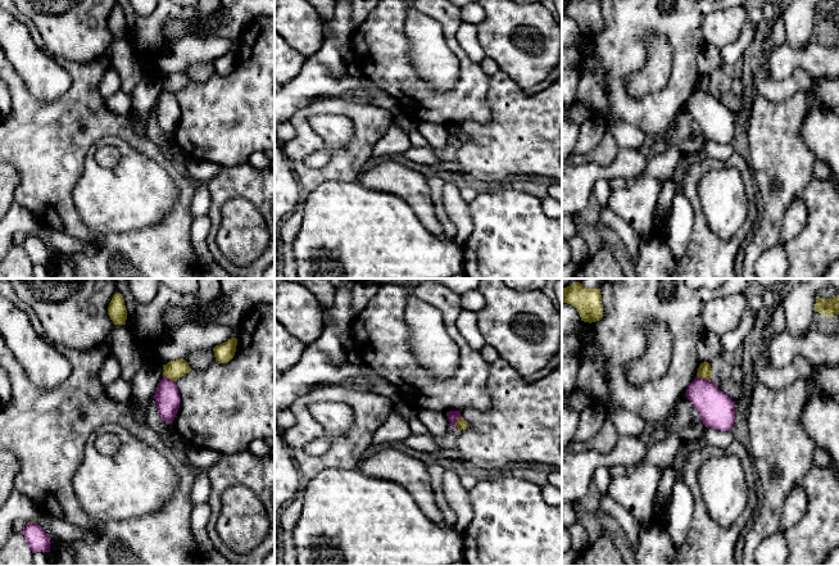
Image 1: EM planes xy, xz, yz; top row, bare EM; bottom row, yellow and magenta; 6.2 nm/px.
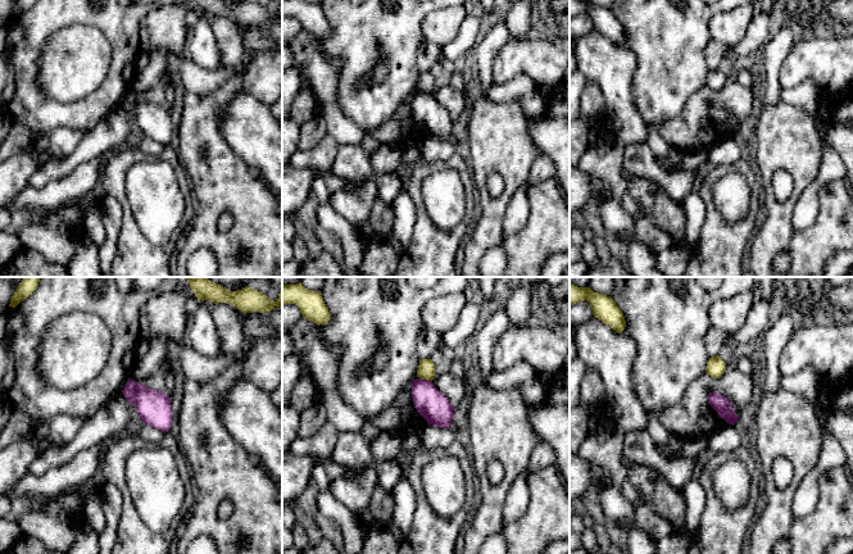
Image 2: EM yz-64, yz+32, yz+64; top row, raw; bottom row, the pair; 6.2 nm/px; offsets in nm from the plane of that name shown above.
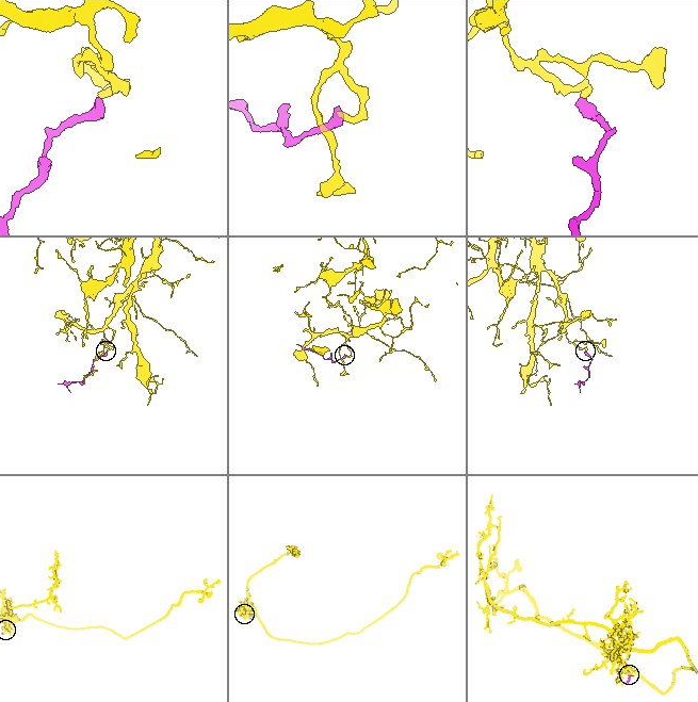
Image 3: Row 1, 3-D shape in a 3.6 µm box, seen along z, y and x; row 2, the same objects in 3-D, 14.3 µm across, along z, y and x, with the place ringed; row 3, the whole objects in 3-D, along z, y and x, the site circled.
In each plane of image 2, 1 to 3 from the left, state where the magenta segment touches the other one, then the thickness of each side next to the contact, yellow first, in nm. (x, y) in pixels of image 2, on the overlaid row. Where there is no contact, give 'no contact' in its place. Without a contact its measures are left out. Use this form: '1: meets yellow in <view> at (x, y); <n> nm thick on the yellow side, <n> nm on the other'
1: no contact
2: meets yellow in yz+32 at (426, 378); 110 nm thick on the yellow side, 190 nm on the other
3: no contact

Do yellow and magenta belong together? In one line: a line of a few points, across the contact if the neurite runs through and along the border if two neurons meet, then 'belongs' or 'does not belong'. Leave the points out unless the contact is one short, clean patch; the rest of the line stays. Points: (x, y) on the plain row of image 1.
line yz (697, 87), (711, 91); does not belong

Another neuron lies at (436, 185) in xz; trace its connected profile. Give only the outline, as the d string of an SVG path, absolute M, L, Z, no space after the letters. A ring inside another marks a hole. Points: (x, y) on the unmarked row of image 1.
M431 177L427 178L427 185L430 187L430 195L434 203L435 214L441 225L444 237L453 240L457 228L455 225L450 221L449 216L446 214L443 203L443 191L444 191L445 181L440 177Z

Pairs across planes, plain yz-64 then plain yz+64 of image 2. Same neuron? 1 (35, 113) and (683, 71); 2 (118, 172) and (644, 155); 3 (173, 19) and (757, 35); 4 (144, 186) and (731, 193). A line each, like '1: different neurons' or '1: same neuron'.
1: same neuron
2: different neurons
3: different neurons
4: same neuron

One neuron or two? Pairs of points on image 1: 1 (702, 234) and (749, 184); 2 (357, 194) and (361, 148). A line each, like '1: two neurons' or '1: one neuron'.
1: one neuron
2: two neurons

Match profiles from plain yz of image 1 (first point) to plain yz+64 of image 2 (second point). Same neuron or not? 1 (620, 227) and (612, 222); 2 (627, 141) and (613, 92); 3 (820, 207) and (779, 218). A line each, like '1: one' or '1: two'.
1: one
2: one
3: one

